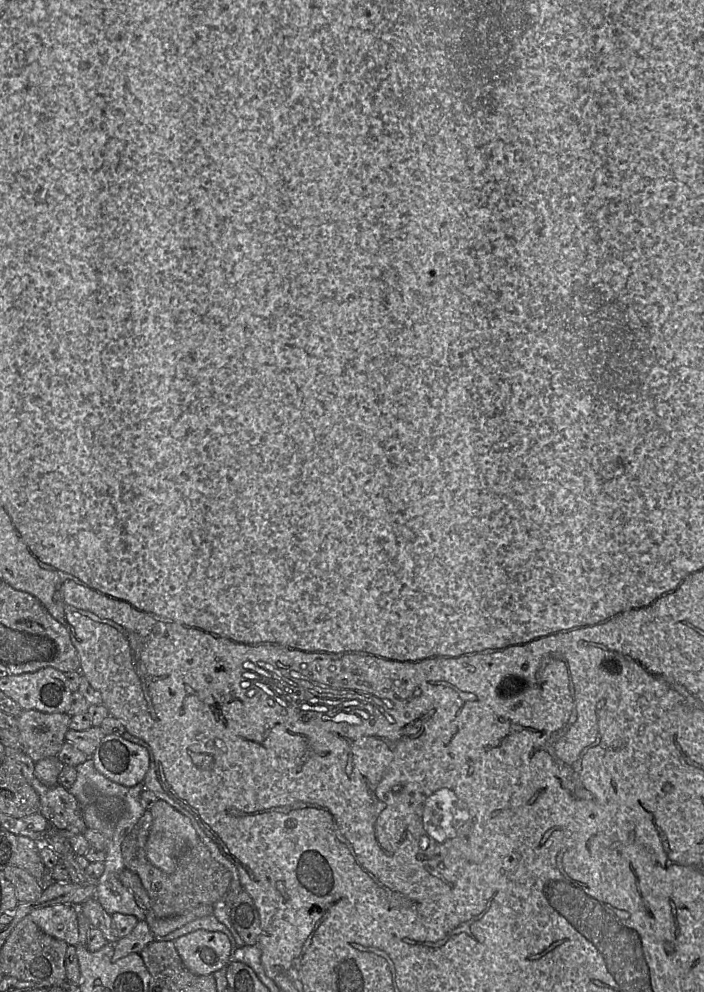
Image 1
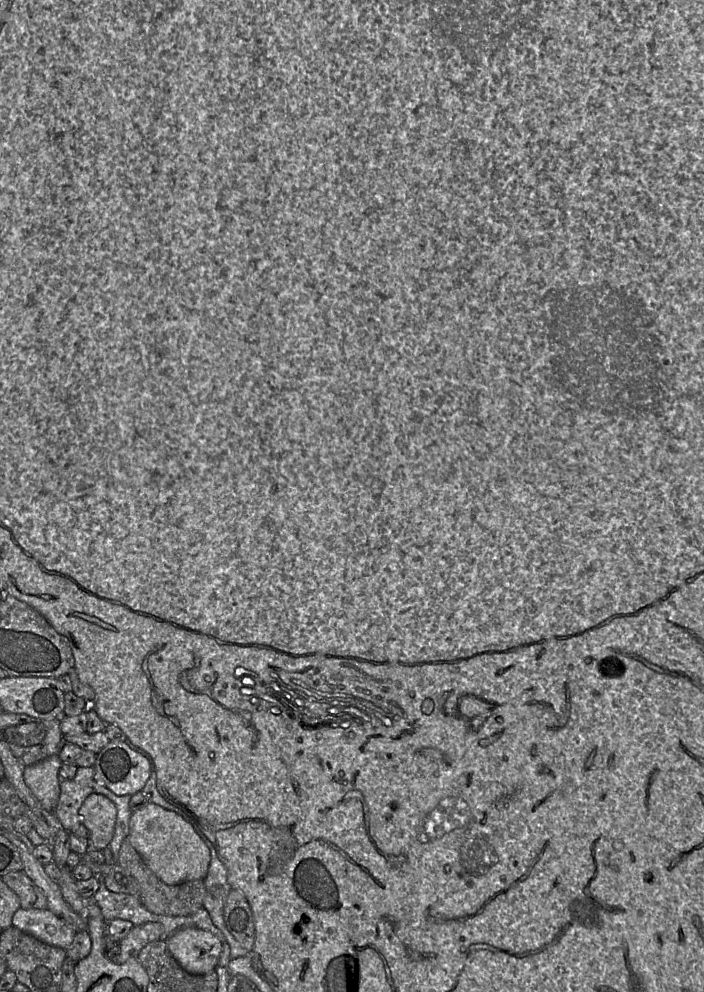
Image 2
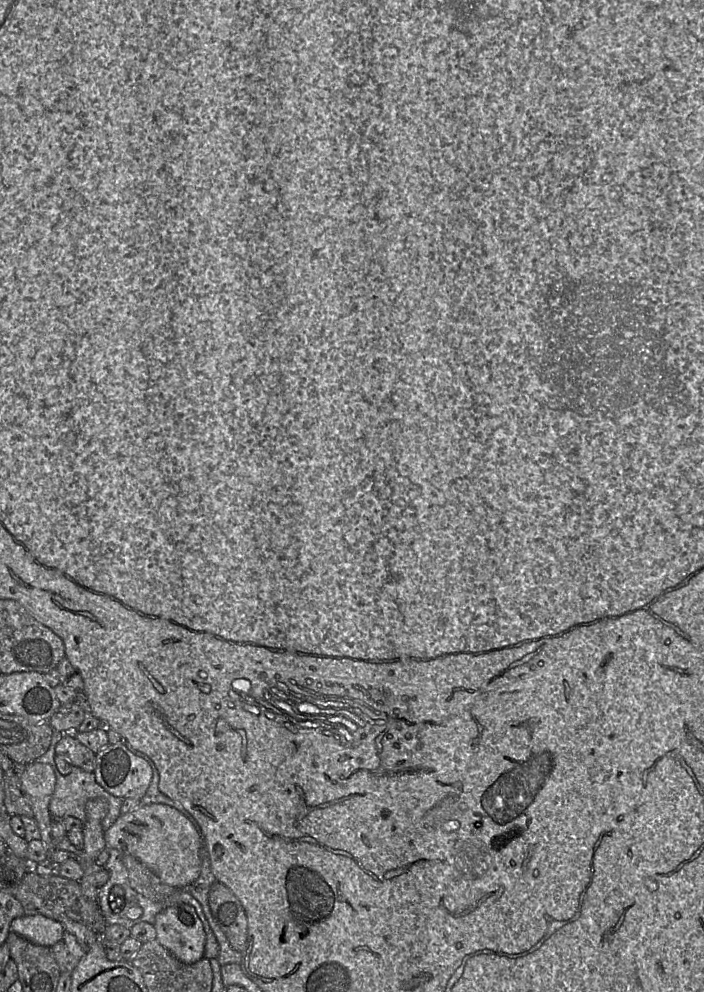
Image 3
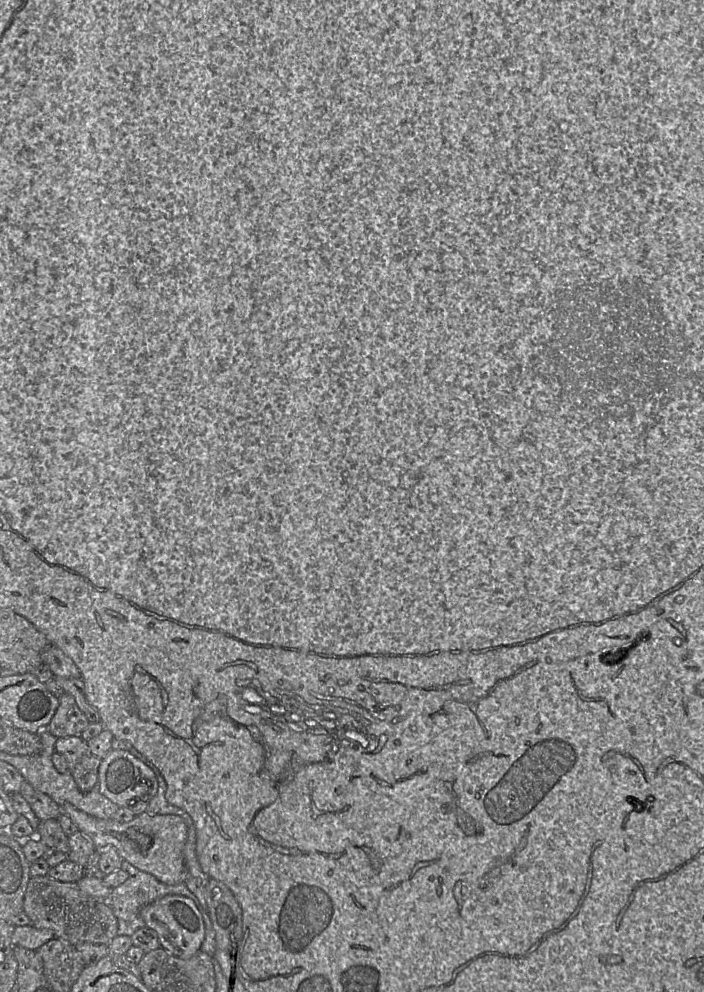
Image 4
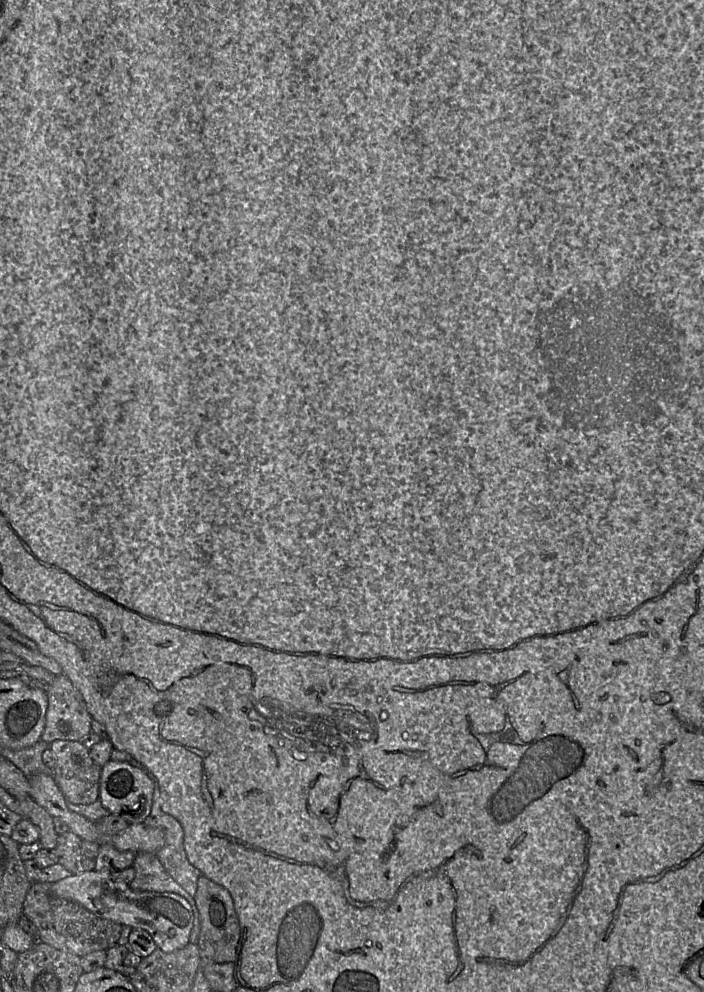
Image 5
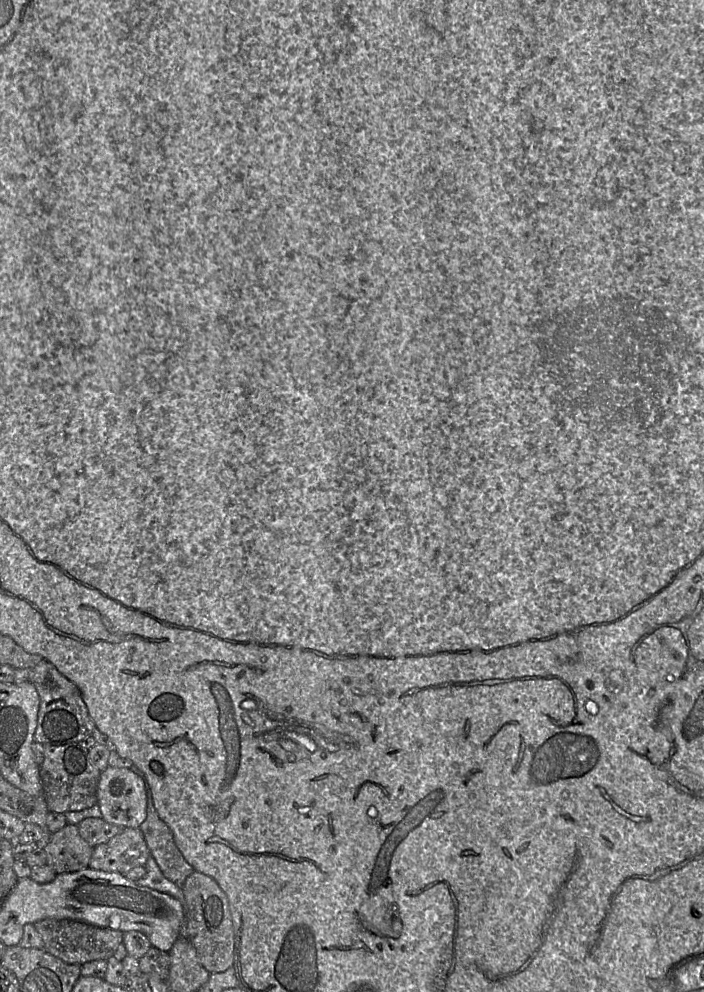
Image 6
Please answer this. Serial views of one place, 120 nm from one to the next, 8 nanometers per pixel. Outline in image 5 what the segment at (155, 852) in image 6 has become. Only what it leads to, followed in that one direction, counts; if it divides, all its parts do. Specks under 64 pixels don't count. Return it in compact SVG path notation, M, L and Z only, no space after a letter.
M158 781L154 782L153 801L150 814L143 823L149 827L161 828L165 834L163 847L155 854L166 872L192 897L197 890L201 872L191 865L183 844L183 828L179 821L161 809Z

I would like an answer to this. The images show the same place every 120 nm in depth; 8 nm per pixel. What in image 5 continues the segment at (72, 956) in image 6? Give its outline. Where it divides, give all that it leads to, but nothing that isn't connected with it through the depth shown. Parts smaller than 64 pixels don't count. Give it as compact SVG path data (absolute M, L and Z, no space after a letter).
M39 881L32 882L23 903L23 915L36 926L38 941L79 957L94 951L106 951L117 944L121 924L101 918L77 902L51 895L47 885Z

